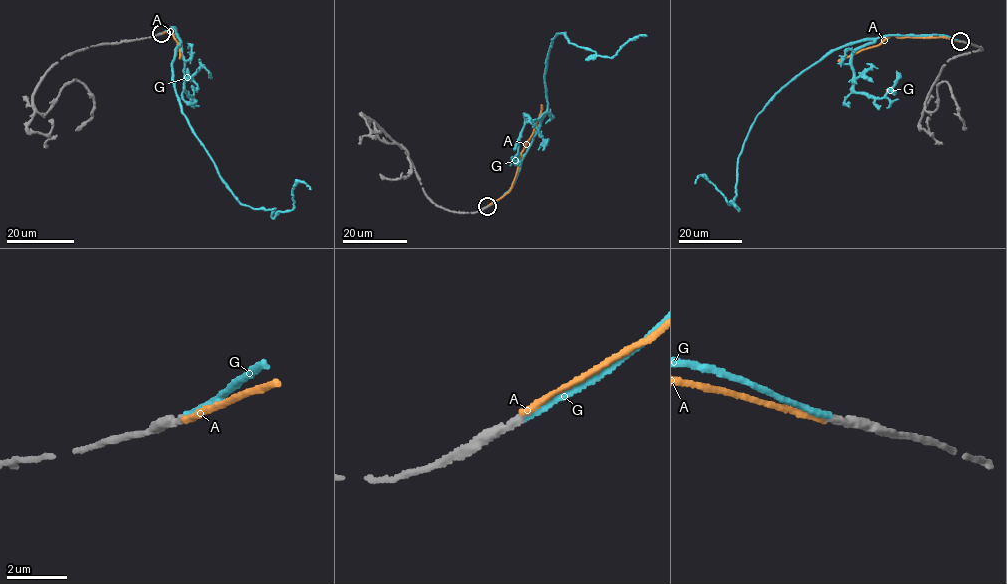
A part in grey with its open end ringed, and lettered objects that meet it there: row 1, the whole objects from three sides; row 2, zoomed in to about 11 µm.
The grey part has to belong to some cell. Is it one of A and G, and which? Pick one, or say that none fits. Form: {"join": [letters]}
{"join": ["G"]}

